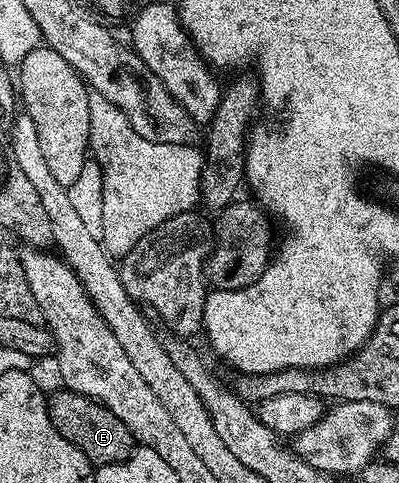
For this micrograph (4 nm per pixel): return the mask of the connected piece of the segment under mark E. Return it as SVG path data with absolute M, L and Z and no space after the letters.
M67 390L55 392L48 396L48 413L58 434L78 446L78 450L86 454L93 466L122 462L132 454L134 441L130 430L126 430L125 424L115 414L110 414L106 406L96 403L88 396Z

